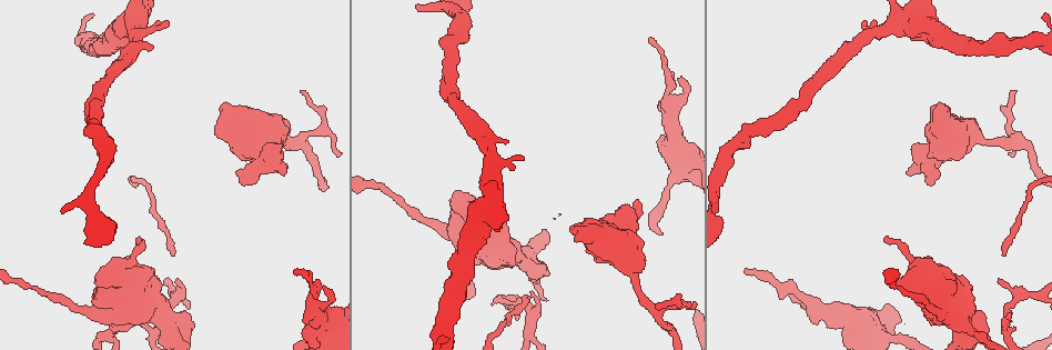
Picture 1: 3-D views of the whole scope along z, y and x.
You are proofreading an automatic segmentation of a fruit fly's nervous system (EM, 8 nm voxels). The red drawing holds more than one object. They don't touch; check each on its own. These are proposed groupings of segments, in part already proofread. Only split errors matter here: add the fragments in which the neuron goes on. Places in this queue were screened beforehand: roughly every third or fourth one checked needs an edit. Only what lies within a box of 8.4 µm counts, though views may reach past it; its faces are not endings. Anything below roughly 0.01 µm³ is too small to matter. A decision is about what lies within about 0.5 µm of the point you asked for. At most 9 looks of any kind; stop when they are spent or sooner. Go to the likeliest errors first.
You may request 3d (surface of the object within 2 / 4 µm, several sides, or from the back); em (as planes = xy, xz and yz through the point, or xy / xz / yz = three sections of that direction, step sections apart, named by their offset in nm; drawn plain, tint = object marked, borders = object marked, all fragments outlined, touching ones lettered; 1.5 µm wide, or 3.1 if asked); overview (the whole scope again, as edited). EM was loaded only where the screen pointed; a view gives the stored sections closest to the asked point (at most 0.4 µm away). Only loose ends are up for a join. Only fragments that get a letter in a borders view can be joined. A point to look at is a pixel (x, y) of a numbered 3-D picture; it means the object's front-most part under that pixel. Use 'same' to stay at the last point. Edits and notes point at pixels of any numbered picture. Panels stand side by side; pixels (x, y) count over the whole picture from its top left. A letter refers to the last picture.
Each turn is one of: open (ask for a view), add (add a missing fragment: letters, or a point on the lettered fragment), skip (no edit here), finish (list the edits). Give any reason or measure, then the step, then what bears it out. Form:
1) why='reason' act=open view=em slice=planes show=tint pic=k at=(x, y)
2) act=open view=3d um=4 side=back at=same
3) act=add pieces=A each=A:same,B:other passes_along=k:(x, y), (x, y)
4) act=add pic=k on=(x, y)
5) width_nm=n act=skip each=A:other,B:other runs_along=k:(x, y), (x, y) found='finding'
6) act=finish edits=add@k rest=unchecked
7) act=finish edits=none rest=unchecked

why='branch stops here' act=open view=em slice=planes show=plain pic=1 at=(1012, 321)

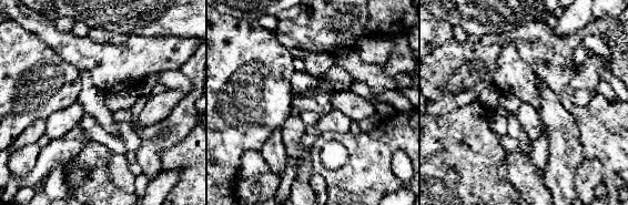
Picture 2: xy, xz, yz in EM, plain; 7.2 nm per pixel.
act=open view=em slice=planes show=tint at=same

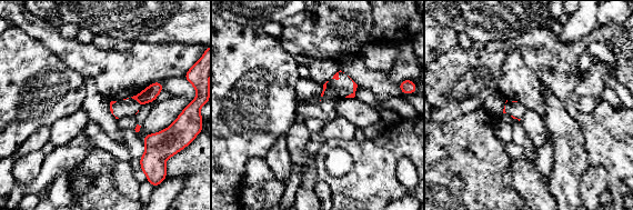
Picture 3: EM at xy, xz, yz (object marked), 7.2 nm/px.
act=open view=em slice=planes show=borders at=same

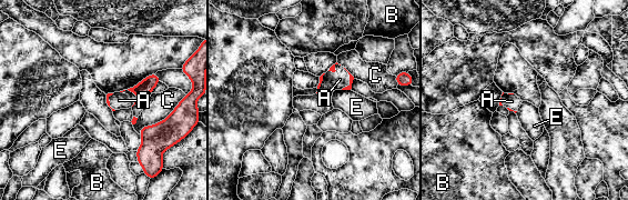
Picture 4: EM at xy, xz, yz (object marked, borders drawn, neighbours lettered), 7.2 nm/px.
act=skip each=A:other,B:other,C:other,E:other border=4:(343, 68), (348, 83), (341, 89) found='none of them fits'

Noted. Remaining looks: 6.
why='free end' act=open view=em slice=planes show=borders pic=1 at=(139, 238)

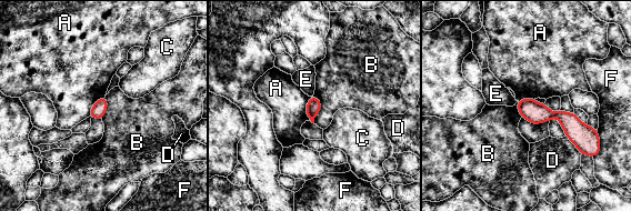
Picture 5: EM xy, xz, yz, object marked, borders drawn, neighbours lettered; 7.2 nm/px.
act=skip each=A:other,B:other,C:other,D:other,E:other,F:other runs_along=5:(520, 103), (560, 114), (584, 138) found='no lettered fragment goes on from it'

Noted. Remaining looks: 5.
why='free end' act=open view=3d um=4 pic=1 at=(658, 310)

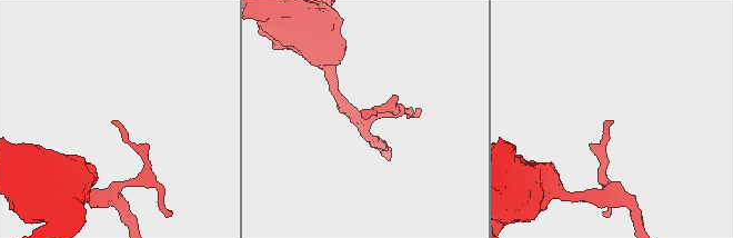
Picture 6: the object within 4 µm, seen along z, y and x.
act=open view=em slice=yz step=8 show=borders pic=6 at=(117, 121)

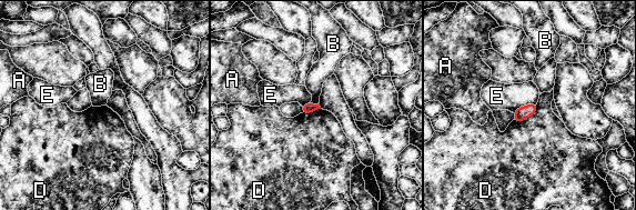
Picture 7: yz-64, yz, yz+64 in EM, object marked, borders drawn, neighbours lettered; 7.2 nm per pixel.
act=skip each=A:other,B:other,D:other,E:other border=7:(536, 102), (521, 106), (513, 112) found='no lettered fragment goes on from it'

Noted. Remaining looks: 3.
why='an open end' act=open view=3d um=4 pic=1 at=(526, 297)

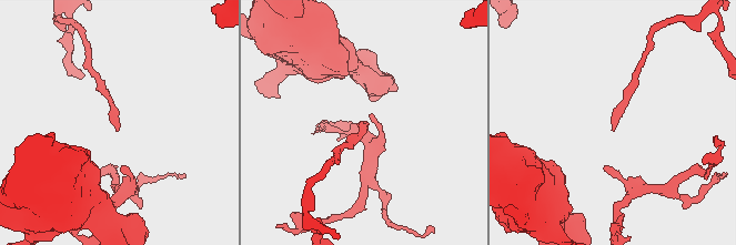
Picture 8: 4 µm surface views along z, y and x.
why='shape alone is not enough' act=open view=em slice=planes show=borders pic=8 at=(118, 130)

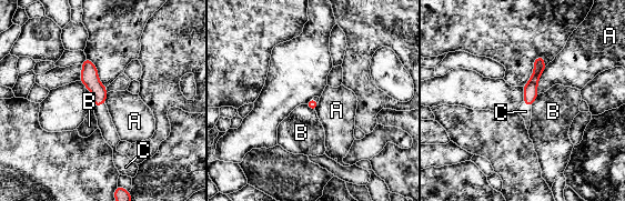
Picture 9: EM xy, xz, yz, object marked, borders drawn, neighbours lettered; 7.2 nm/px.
width_nm=70 act=add pieces=C each=A:other,B:other,C:same passes_along=9:(89, 77), (99, 104), (109, 132) found='the neuron continues'

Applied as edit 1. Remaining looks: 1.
act=finish edits=add@9 rest=unchecked

